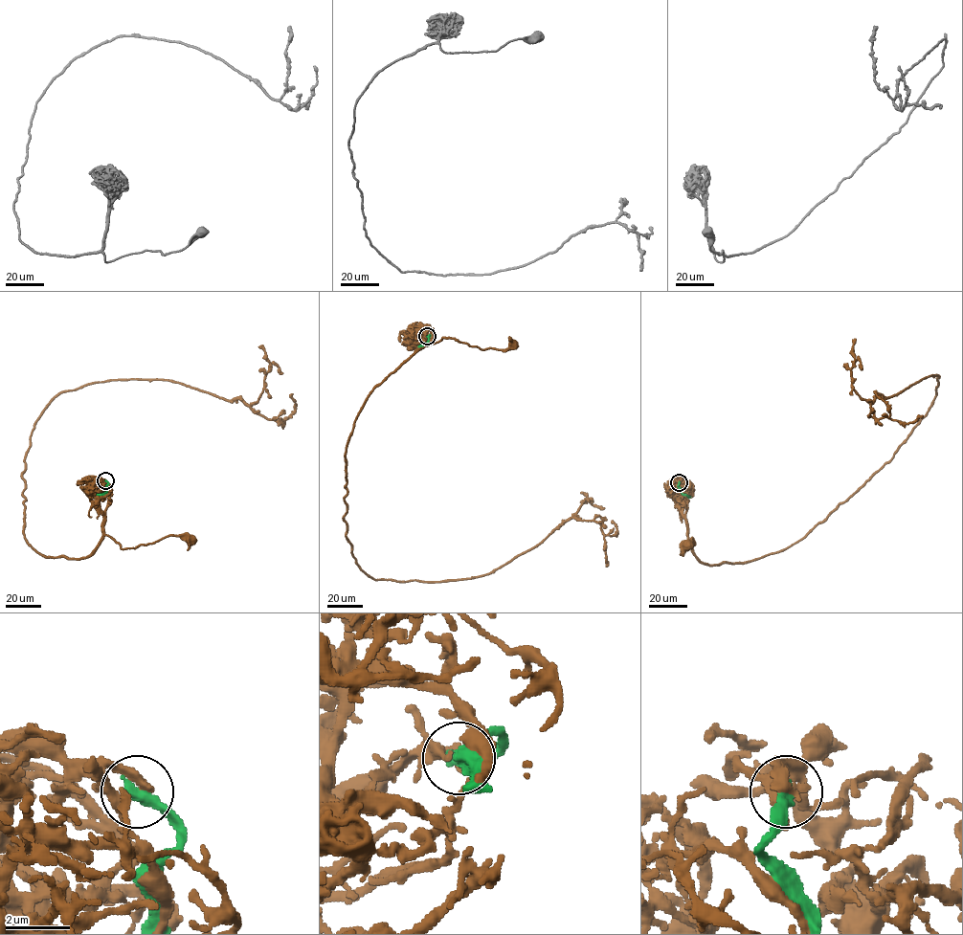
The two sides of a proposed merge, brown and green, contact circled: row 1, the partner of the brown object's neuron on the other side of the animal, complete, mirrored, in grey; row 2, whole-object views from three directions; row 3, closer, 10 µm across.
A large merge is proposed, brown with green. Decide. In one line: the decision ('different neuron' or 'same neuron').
different neuron

